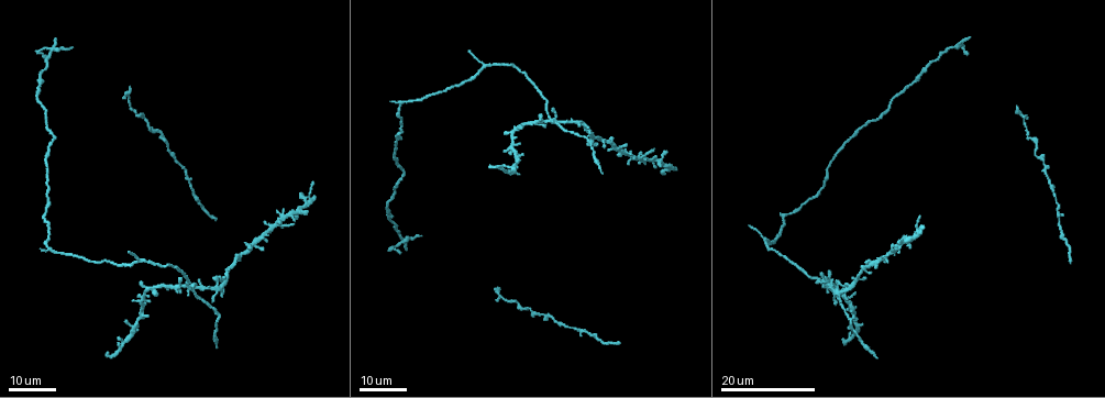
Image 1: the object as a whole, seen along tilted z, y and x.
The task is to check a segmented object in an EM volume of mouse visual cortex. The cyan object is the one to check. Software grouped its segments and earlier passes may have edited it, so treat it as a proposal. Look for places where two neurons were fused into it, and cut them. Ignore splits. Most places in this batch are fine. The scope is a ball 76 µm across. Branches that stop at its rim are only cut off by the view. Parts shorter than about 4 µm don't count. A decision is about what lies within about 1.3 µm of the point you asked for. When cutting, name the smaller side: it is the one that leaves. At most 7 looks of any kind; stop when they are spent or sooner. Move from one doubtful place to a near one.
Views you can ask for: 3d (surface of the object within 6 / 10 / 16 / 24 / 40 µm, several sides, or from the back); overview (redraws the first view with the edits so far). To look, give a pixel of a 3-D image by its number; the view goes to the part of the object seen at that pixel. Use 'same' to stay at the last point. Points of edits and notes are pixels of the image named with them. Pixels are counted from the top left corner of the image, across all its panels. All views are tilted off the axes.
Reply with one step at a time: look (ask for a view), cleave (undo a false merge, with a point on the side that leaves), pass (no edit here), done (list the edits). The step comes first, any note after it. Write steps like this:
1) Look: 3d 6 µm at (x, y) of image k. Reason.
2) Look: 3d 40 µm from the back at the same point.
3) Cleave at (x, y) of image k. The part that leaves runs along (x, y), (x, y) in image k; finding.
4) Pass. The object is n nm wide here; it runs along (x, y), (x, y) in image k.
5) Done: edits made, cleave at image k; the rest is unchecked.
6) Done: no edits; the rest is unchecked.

Look: 3d 16 µm at (192, 290) of image 1. Looks like a crossing.

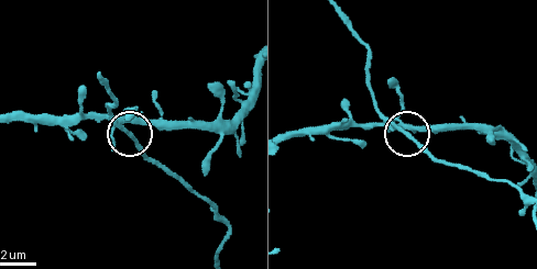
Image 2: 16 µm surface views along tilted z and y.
Look: 3d 6 µm at (126, 128) of image 2.

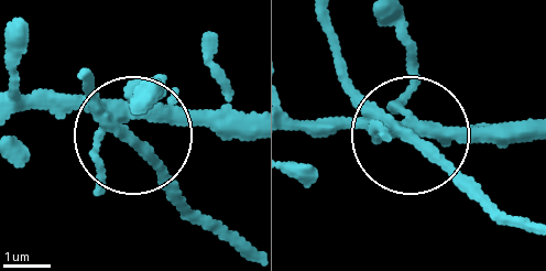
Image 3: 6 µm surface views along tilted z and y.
Cleave at (157, 158) of image 3. The side arm is 22 µm long; the part that leaves runs along (385, 118), (337, 64), (326, 15) in image 3; two neurons meet here.

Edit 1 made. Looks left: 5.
Look: overview. Redraw.

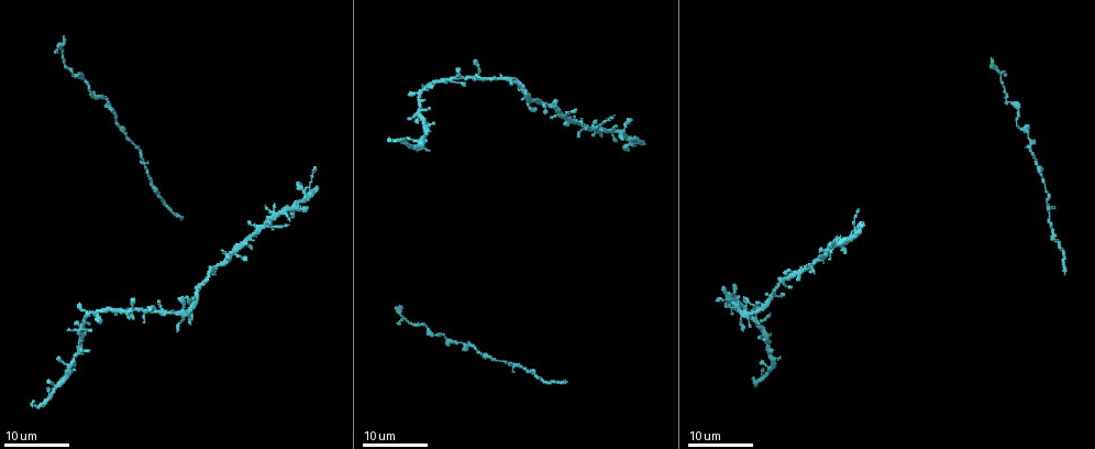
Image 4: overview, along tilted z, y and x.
Look: 3d 16 µm at (82, 327) of image 4. Calibre changes.

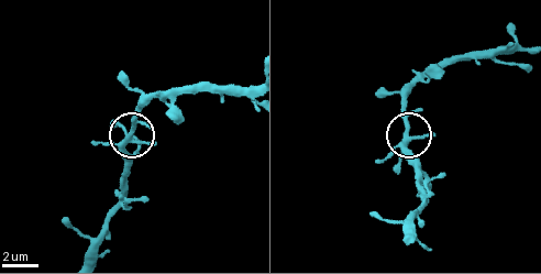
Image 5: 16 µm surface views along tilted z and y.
Look: 3d 6 µm at (408, 136) of image 5.

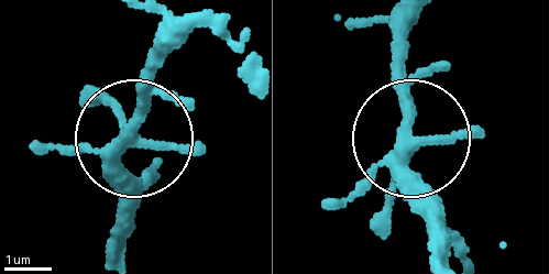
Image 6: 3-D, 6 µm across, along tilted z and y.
Look: 3d 6 µm from the back at (131, 136) of image 6.

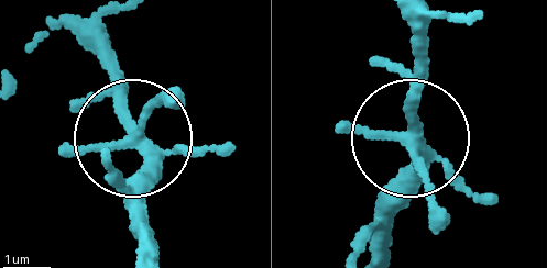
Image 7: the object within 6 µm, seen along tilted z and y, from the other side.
Pass. It runs along (106, 22), (104, 55), (150, 209) in image 7; all the same neuron.

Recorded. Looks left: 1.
Done: edits made, cleave at image 3; the rest is unchecked.

